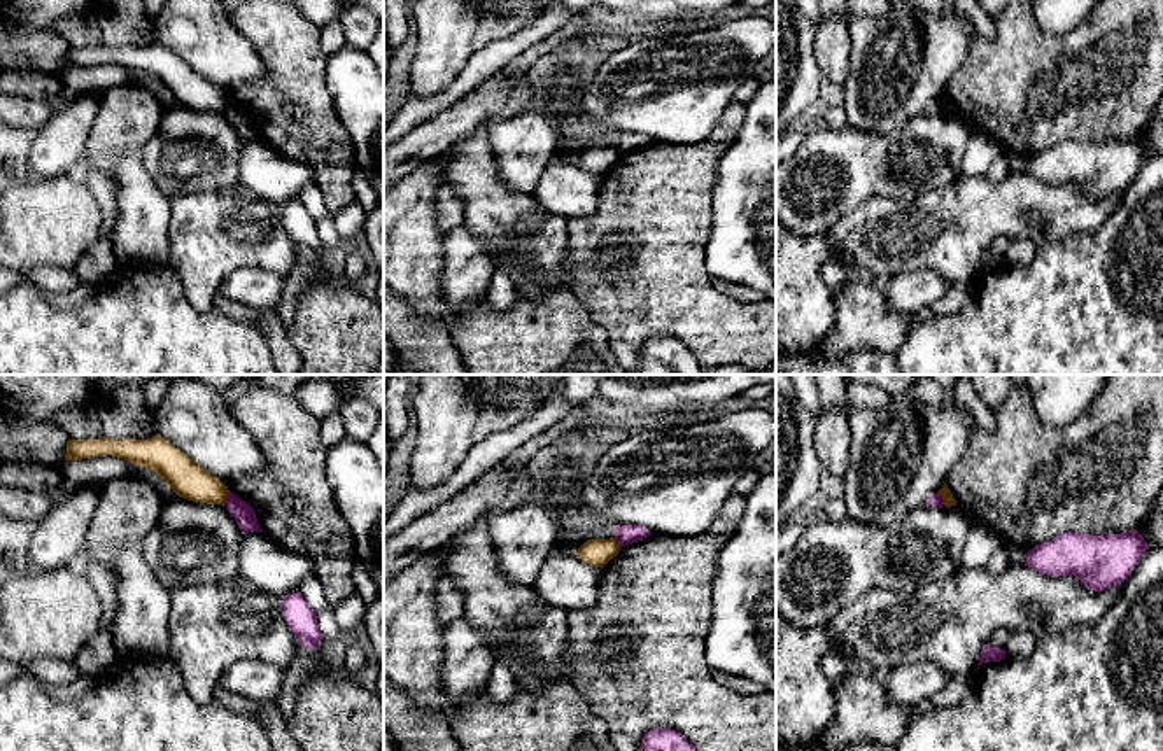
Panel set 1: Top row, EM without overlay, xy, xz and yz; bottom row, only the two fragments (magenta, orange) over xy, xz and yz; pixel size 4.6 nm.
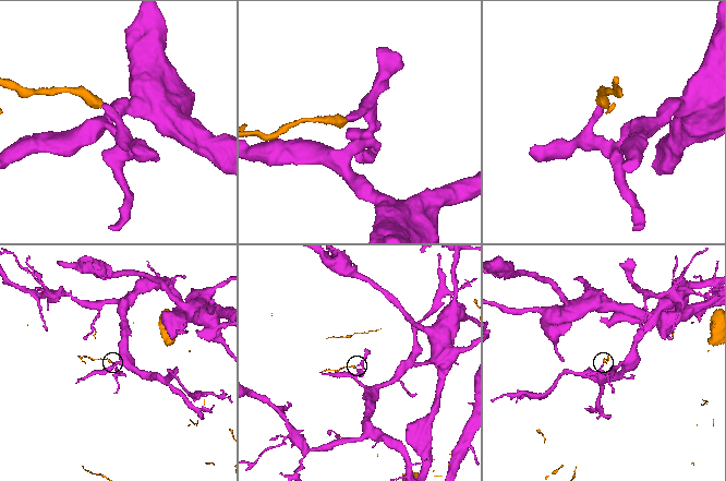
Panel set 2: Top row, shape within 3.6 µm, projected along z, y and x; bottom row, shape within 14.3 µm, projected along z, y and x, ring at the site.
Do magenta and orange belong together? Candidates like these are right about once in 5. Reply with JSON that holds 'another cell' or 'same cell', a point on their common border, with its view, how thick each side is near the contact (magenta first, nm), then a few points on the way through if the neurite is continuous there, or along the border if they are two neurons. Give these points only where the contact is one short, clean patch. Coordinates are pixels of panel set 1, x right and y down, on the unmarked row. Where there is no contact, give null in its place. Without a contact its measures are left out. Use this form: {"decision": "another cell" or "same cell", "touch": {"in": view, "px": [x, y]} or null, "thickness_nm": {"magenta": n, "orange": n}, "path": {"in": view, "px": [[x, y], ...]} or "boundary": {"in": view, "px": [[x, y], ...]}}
{"decision": "another cell", "touch": {"in": "xy", "px": [226, 105]}, "thickness_nm": {"magenta": 100, "orange": 170}}

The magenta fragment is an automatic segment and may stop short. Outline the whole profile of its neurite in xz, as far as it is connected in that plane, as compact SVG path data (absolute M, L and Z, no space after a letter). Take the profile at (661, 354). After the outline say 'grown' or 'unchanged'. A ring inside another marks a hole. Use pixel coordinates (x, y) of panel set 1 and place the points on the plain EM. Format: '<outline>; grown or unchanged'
M673 336L645 341L638 375L706 375L695 355Z; unchanged

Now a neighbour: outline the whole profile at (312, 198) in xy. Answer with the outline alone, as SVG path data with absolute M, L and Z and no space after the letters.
M307 186L296 198L310 212L310 215L319 221L329 215L324 201L324 194L317 186Z

